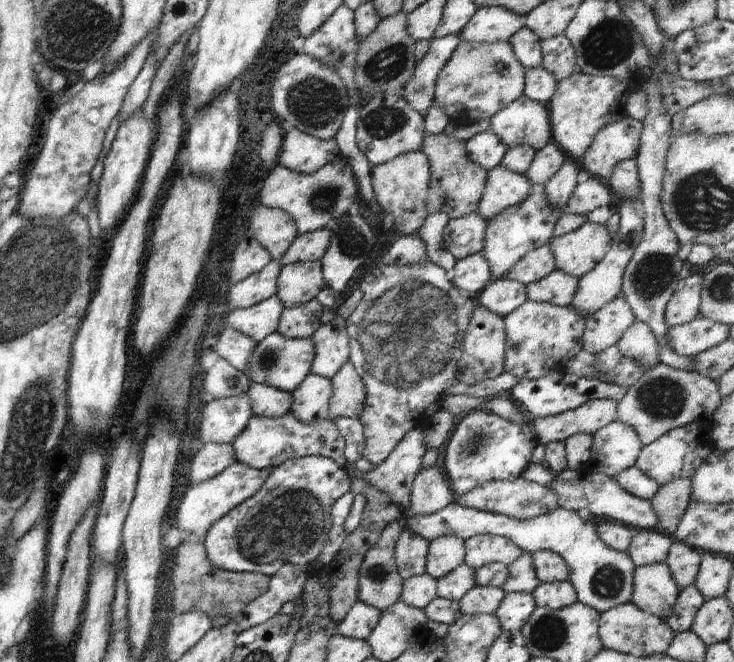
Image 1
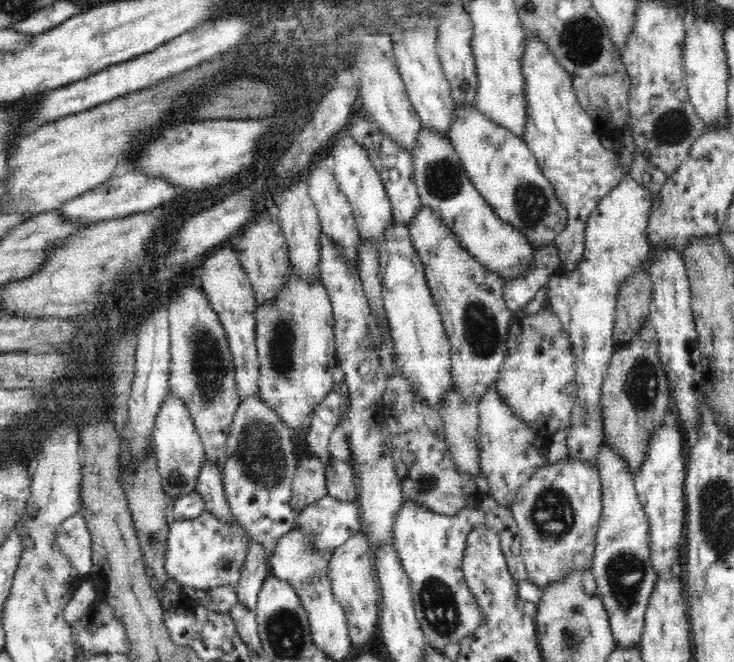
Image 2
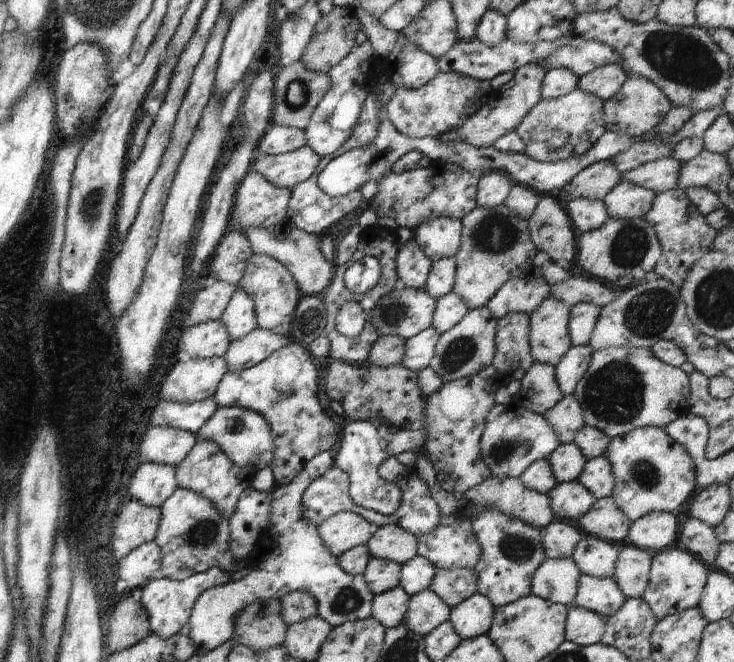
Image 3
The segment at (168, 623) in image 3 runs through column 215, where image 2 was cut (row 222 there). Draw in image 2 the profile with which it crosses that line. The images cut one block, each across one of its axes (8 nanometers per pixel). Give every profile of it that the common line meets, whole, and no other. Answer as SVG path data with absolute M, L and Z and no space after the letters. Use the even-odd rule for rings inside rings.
M527 36L522 70L526 80L528 120L521 138L534 154L544 176L552 183L556 197L568 211L567 227L556 236L555 247L563 270L572 272L584 256L588 216L600 200L620 184L625 174L622 173L619 154L604 148L596 133L595 121L581 107L572 77L561 68L540 39Z

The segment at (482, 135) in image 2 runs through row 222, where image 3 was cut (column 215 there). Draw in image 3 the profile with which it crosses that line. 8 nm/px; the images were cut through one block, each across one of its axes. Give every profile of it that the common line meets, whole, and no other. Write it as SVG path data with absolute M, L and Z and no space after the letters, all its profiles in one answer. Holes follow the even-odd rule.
M178 487L172 496L160 507L161 517L156 538L153 540L161 550L161 567L163 578L181 581L194 573L218 567L230 574L238 570L236 560L229 549L230 525L208 499Z

